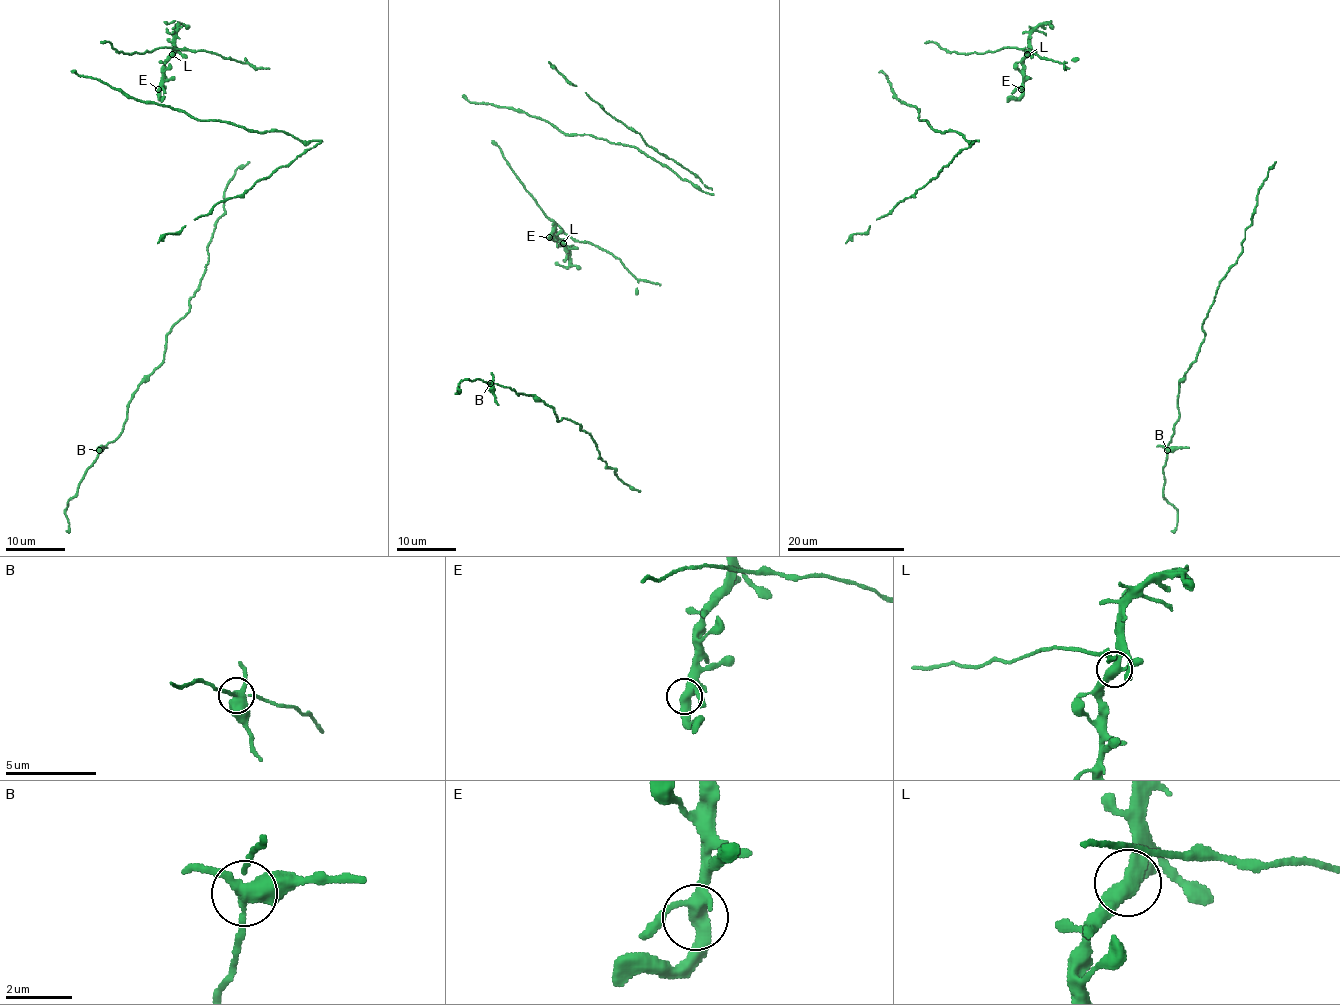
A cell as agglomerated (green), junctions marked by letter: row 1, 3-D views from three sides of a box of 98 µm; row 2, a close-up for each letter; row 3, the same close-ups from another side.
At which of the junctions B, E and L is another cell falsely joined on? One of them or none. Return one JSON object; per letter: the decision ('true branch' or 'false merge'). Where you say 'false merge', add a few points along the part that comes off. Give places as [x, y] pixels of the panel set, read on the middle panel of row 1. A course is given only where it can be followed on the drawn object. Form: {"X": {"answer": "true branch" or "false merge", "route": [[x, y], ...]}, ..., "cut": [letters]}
{"B": {"answer": "false merge", "route": [[490, 383], [498, 405]]}, "E": {"answer": "true branch"}, "L": {"answer": "true branch"}, "cut": ["B"]}

